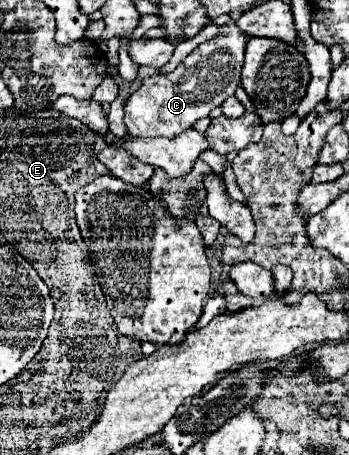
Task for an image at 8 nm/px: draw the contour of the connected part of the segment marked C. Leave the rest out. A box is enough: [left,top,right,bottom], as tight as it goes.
[124,21,250,137]

